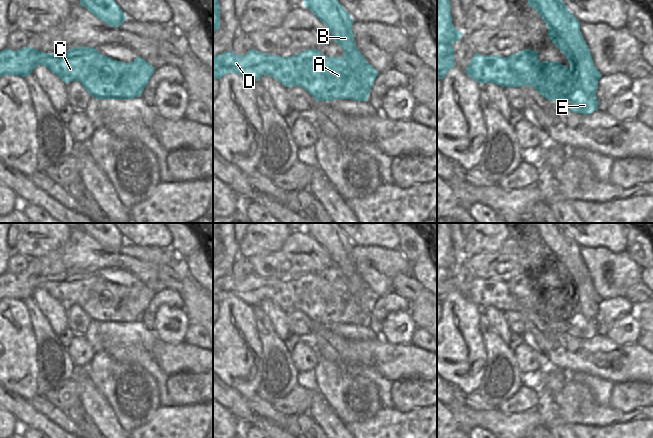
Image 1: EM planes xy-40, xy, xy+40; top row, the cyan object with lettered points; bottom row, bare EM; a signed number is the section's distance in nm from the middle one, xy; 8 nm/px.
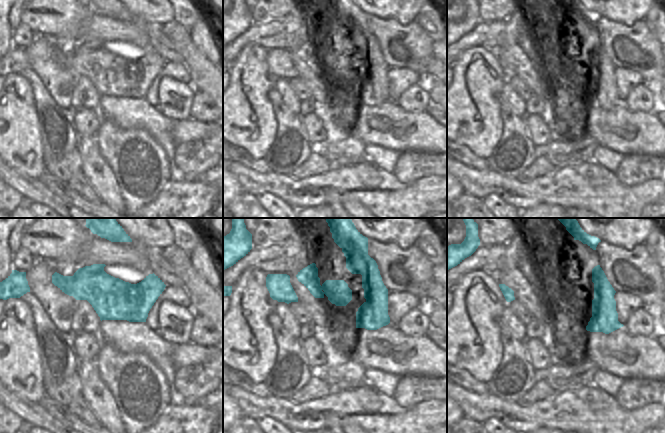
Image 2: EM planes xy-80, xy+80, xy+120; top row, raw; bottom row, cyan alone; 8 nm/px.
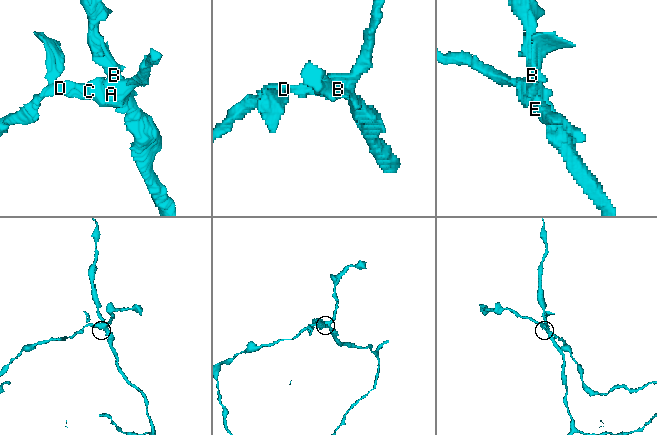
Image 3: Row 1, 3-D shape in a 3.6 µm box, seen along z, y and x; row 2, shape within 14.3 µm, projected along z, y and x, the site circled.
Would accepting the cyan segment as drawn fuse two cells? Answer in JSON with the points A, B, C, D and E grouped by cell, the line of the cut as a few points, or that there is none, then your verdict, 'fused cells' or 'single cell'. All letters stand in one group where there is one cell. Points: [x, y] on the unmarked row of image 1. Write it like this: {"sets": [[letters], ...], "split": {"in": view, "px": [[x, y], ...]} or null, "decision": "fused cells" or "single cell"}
{"sets": [["A", "C", "D", "E"], ["B"]], "split": {"in": "xy+40", "px": [[567, 291], [575, 304], [575, 310], [589, 319], [595, 319]]}, "decision": "fused cells"}

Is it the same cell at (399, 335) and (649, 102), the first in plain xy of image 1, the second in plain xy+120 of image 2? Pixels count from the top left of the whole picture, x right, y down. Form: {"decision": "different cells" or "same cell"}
{"decision": "same cell"}

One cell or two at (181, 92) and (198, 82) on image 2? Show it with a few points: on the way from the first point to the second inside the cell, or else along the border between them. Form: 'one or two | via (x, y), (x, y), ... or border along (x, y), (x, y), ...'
two | border along (187, 84), (194, 93)

